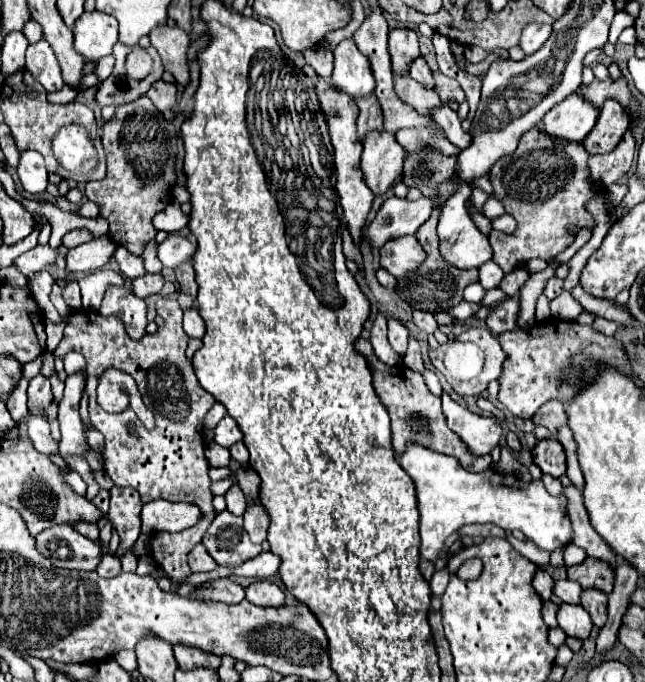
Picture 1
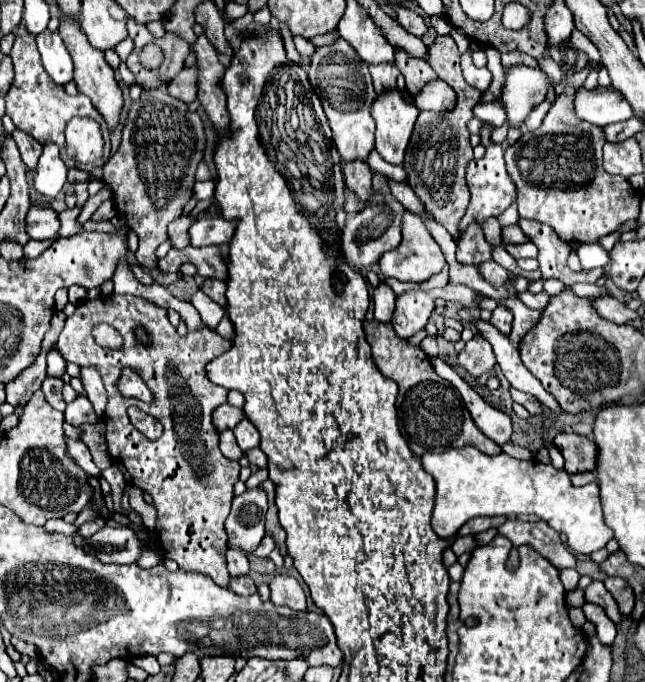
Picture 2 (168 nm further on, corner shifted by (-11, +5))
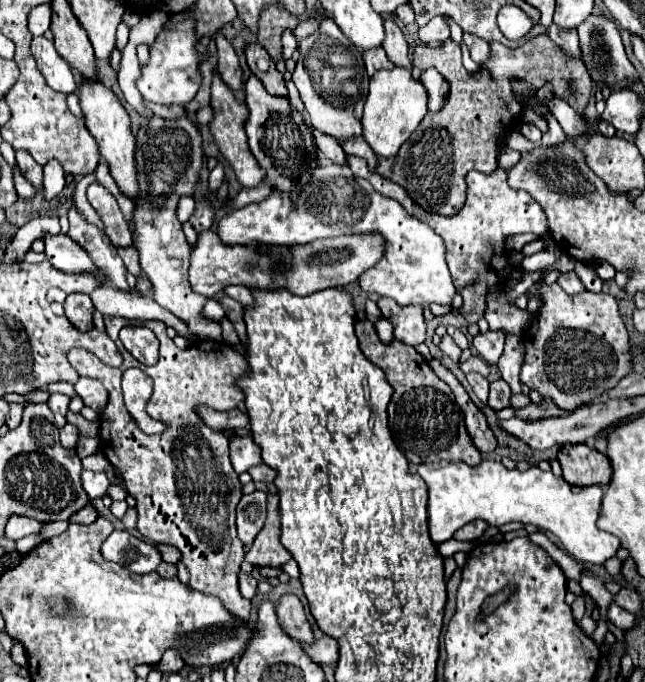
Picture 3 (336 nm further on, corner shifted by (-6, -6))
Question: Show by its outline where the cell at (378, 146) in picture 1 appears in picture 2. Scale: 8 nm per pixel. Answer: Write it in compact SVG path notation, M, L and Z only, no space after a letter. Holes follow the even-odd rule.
M391 90L377 96L371 108L371 116L377 124L375 150L381 154L385 162L403 166L413 124L419 116L417 106L407 104L399 96L399 90Z

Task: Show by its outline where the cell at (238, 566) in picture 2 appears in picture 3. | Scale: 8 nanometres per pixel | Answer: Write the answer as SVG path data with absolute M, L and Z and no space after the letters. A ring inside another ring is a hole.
M240 571L238 575L238 585L240 585L240 593L246 599L254 599L256 597L256 587L258 587L258 579L252 575L246 575L244 571Z

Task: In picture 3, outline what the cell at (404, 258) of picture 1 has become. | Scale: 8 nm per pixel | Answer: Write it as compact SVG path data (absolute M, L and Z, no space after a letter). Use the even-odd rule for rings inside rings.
M326 163L326 165L316 167L310 175L310 181L300 189L296 201L292 201L290 193L276 189L264 201L250 203L244 209L232 211L220 221L218 235L224 243L230 243L230 245L236 245L236 243L240 245L260 245L260 243L262 245L298 245L298 243L310 243L322 237L358 235L358 229L370 229L368 233L384 237L382 259L358 277L358 283L366 293L378 293L384 297L392 297L398 305L430 305L430 303L450 305L456 291L454 291L454 283L450 277L450 269L446 265L446 247L444 247L442 237L438 239L438 235L434 233L430 225L408 215L398 201L384 197L374 187L370 187L366 179L352 175L348 165Z

